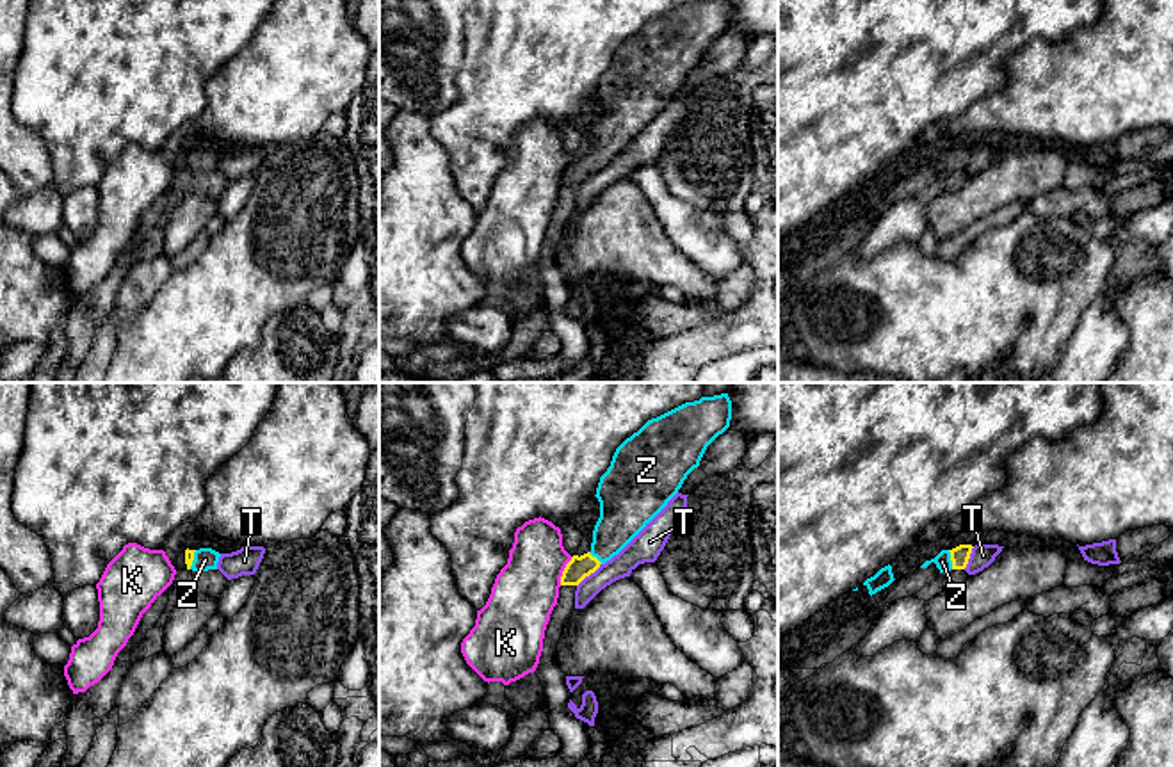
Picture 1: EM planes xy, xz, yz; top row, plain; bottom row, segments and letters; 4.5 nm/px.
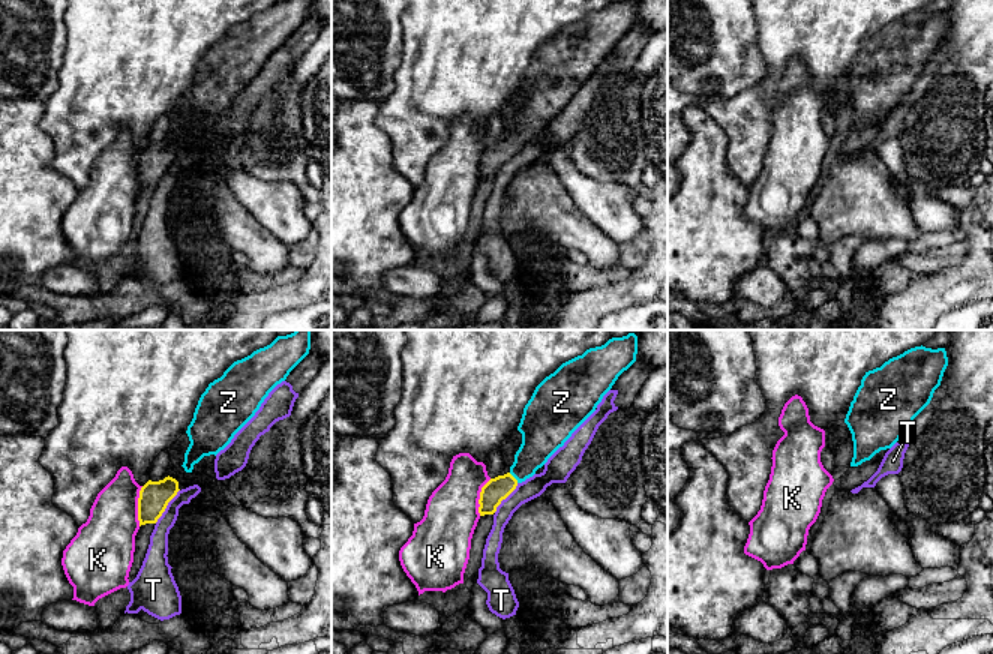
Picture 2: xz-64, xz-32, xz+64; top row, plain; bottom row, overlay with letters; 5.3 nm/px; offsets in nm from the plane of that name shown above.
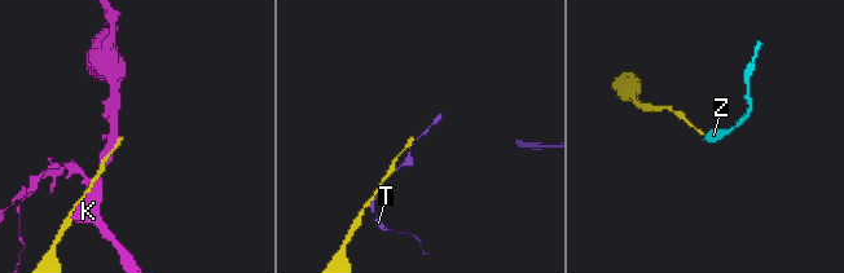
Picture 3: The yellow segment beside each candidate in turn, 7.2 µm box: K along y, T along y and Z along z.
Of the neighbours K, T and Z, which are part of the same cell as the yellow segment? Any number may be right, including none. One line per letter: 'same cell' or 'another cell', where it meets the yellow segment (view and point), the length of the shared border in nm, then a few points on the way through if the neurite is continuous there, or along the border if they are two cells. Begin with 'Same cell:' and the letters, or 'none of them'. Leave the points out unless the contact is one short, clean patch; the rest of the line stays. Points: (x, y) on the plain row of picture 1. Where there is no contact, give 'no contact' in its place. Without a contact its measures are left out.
Same cell: Z
K: another cell; contact xz (563, 173); length 140 nm
T: another cell; contact xz (590, 175); length 160 nm; border xz (600, 164), (577, 187)
Z: same cell; contact yz (951, 161); length 90 nm; way yz (960, 157), (951, 161), (942, 162)

